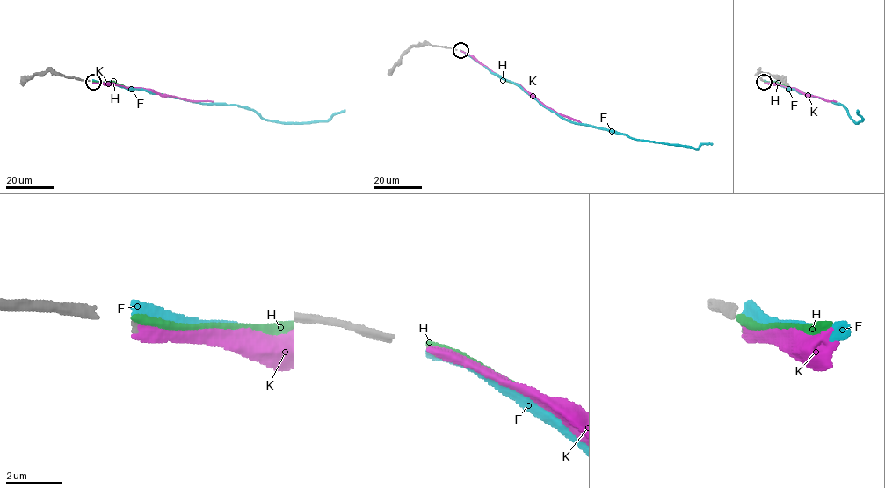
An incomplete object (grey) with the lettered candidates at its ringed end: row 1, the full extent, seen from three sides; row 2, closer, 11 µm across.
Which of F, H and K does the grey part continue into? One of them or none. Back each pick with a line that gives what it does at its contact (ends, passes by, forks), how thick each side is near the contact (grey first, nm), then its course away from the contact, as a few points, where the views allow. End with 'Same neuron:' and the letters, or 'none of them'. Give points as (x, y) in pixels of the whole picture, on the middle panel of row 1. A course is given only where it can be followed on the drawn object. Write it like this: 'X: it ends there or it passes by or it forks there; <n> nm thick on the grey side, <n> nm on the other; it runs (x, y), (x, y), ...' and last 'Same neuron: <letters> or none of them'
K: it ends there; 170 nm thick on the grey side, 460 nm on the other; it runs (460, 50), (503, 78), (519, 83), (555, 111), (581, 123)
Same neuron: K

